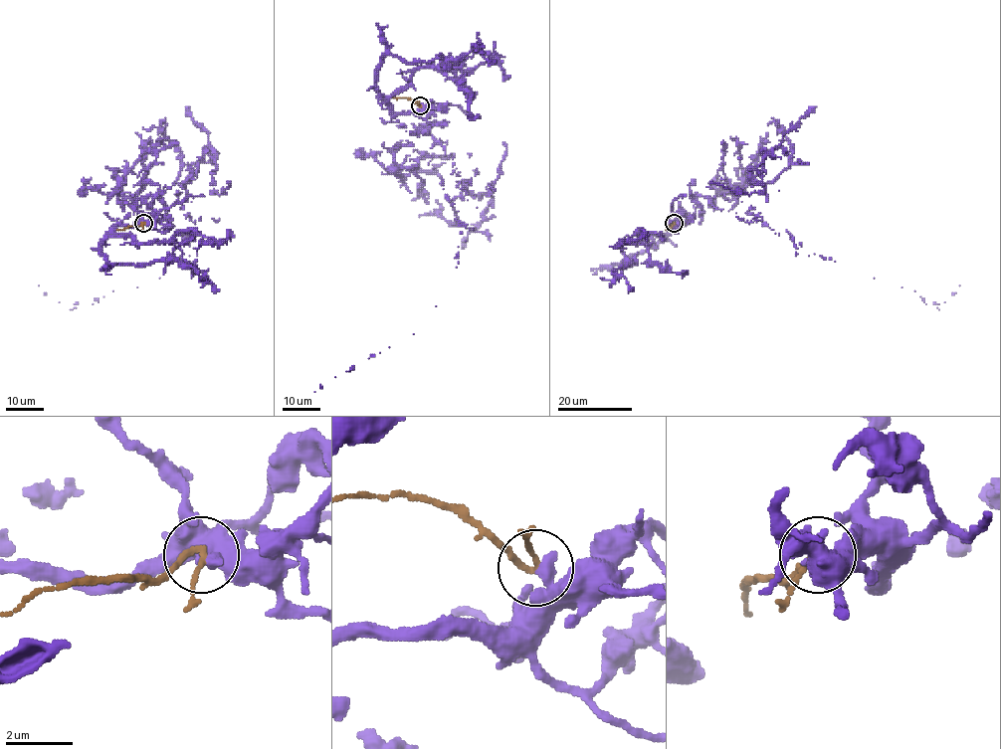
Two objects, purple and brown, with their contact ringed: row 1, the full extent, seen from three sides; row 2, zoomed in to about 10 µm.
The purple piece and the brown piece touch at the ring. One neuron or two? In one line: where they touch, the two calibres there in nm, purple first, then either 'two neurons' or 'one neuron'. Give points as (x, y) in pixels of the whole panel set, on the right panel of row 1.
(674, 223) | 480/150 nm | two neurons

